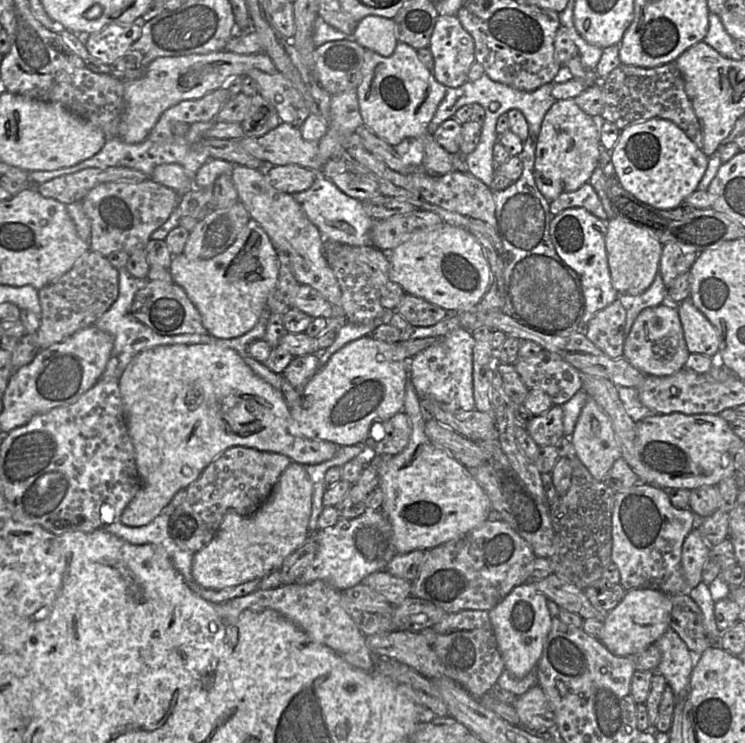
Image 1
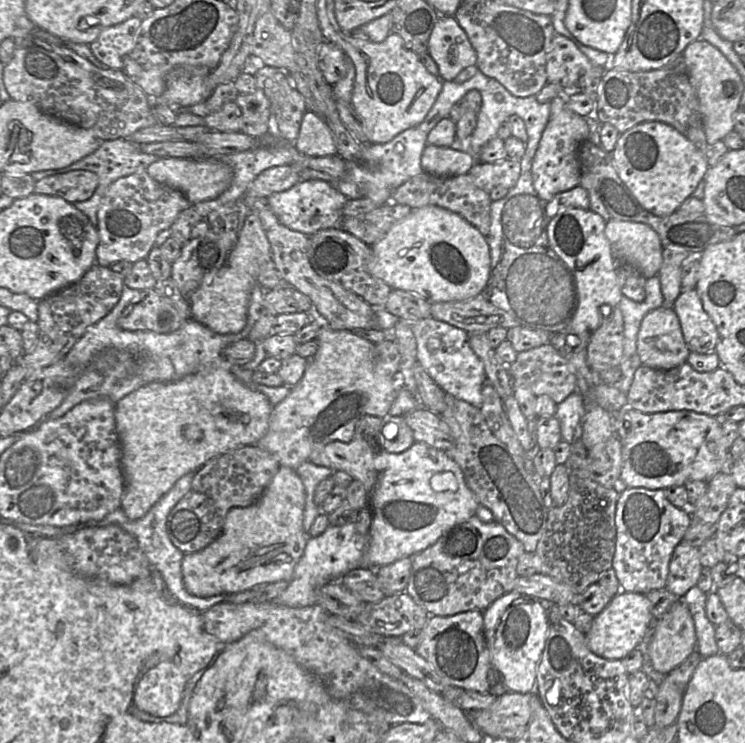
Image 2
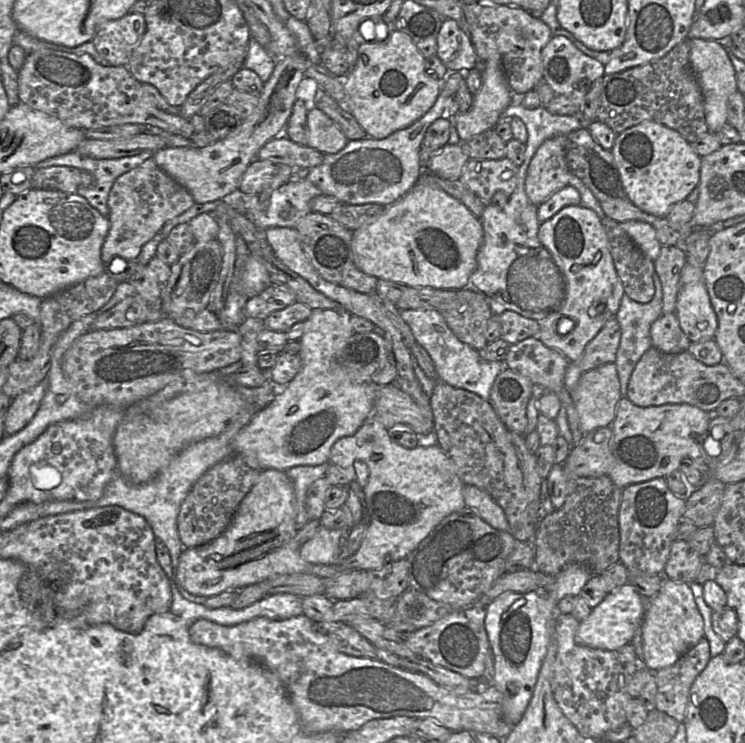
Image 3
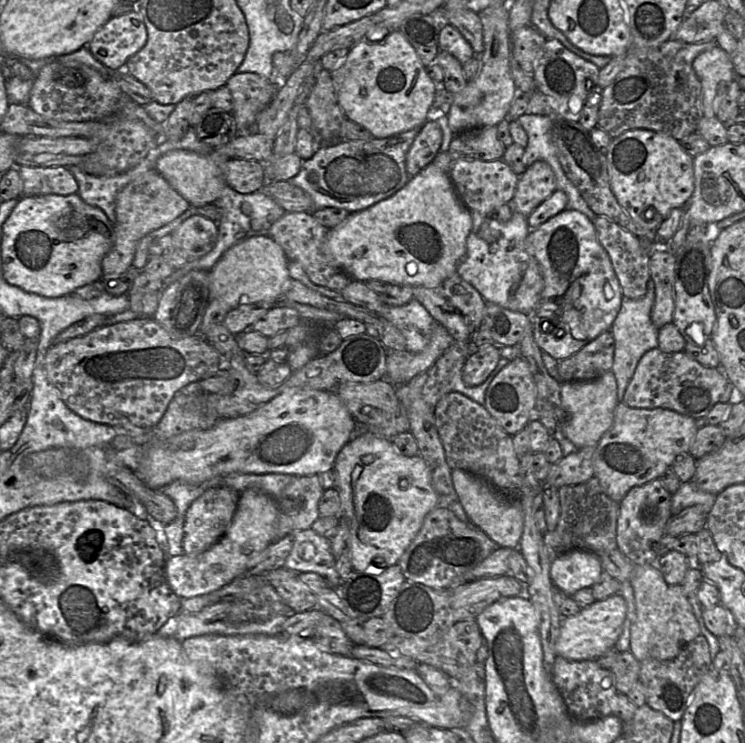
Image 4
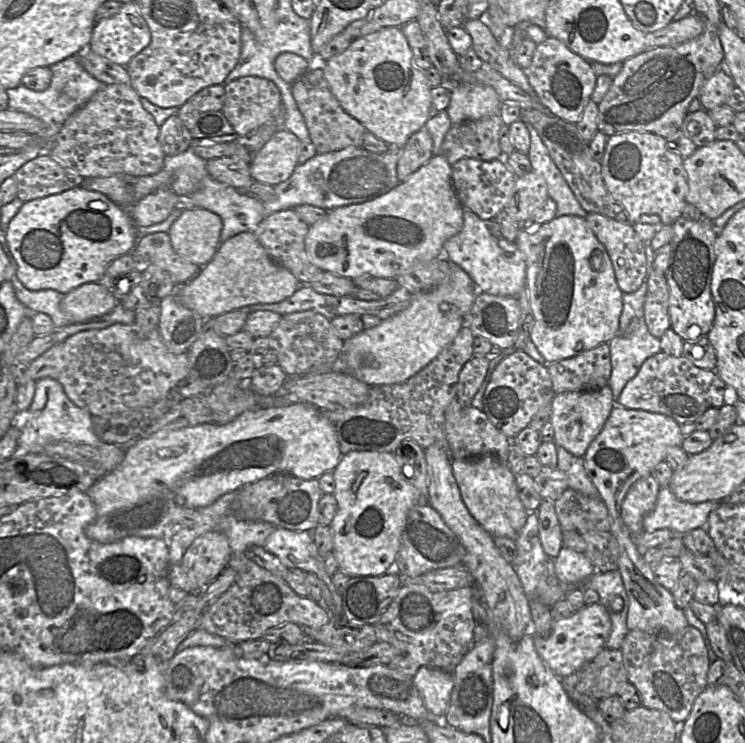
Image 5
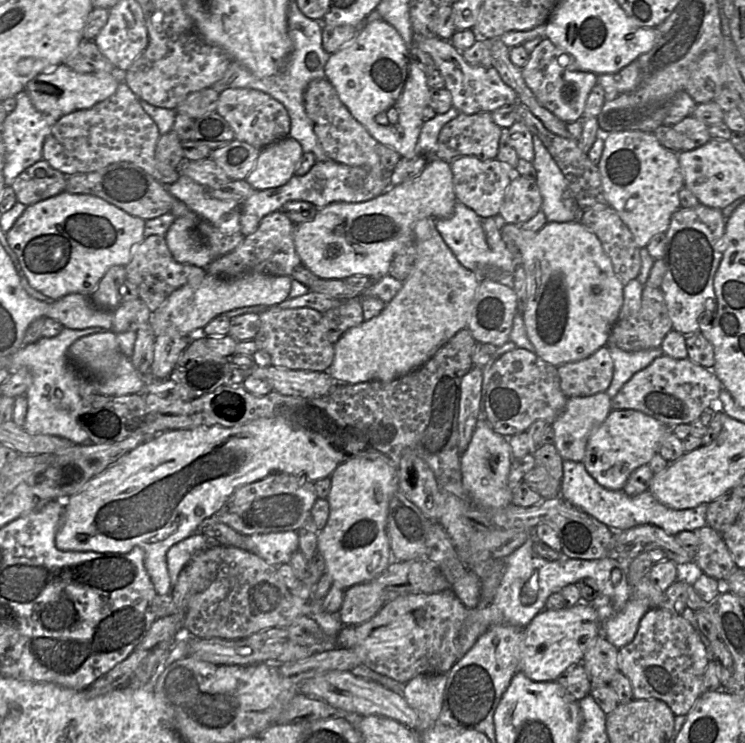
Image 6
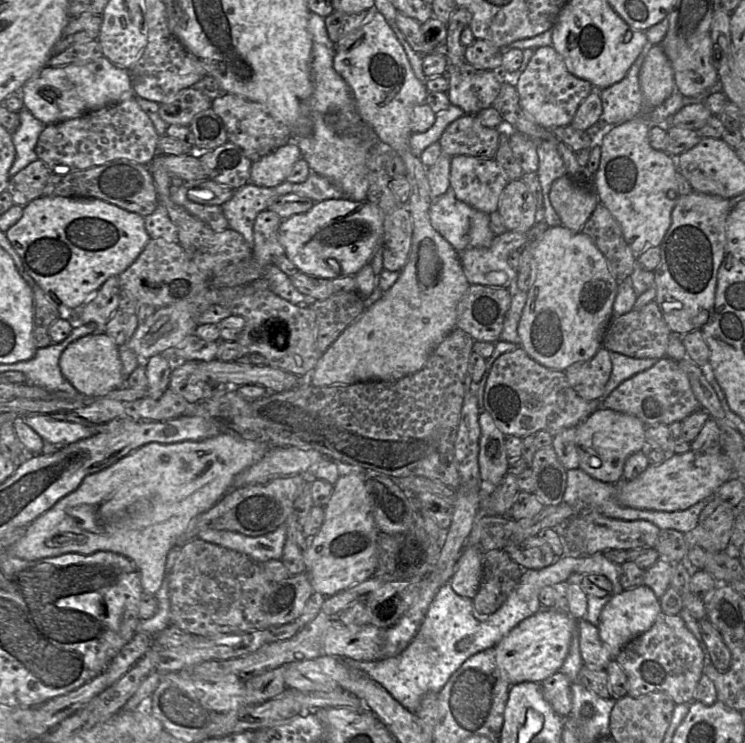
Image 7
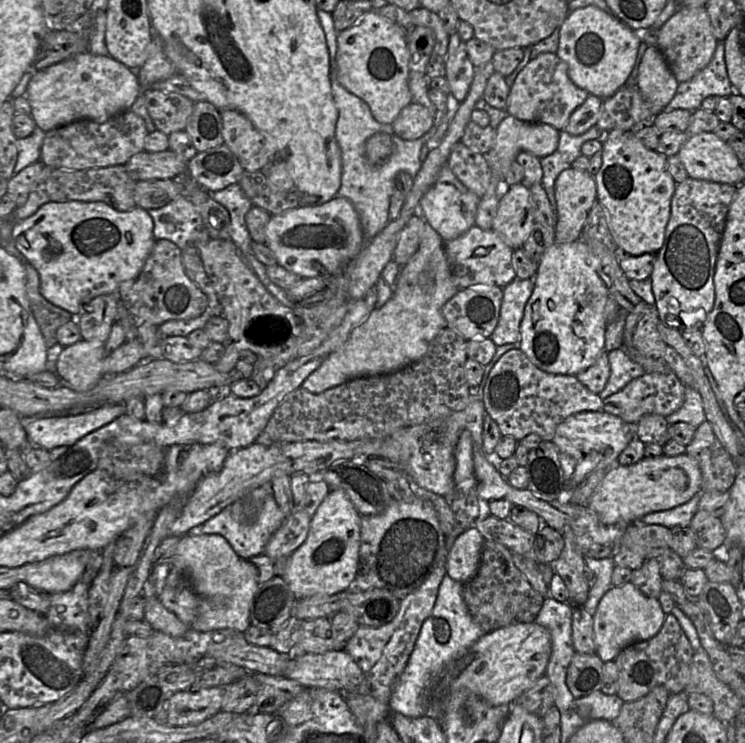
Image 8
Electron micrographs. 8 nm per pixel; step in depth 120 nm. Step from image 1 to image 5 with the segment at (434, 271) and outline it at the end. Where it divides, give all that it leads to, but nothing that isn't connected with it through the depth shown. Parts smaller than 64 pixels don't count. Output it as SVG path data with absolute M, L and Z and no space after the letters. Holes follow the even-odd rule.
M442 154L433 155L415 173L387 193L364 203L329 210L325 217L310 225L305 248L311 262L323 271L352 280L360 276L396 279L417 260L444 256L444 243L463 227L463 211L464 206L452 184L452 165Z

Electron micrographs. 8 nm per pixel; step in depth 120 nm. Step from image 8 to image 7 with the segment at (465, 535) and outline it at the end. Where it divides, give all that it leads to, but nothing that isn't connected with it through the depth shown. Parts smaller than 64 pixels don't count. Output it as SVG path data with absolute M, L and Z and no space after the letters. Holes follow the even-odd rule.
M466 547L462 551L448 582L457 595L472 600L477 594L482 574L482 555L477 547Z

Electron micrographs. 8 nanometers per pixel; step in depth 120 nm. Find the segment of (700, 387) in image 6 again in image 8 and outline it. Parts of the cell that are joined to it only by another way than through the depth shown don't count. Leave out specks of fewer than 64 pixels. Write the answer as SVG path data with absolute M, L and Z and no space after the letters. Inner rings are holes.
M670 370L663 373L646 373L604 399L603 411L618 416L630 425L636 425L647 414L659 414L666 417L683 405L685 387L676 374Z

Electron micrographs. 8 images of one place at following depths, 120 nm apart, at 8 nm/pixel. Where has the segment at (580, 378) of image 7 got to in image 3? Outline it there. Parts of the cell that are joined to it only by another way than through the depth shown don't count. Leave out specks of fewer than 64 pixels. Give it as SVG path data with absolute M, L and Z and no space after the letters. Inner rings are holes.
M613 318L586 345L580 358L572 363L580 368L582 374L602 365L615 363L620 339L620 325Z

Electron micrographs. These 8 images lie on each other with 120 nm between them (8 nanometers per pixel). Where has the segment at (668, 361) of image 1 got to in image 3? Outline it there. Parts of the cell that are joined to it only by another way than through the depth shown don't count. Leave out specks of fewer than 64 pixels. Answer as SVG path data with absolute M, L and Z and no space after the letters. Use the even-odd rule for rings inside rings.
M675 313L662 314L650 328L652 347L667 353L688 352L690 340L680 327Z

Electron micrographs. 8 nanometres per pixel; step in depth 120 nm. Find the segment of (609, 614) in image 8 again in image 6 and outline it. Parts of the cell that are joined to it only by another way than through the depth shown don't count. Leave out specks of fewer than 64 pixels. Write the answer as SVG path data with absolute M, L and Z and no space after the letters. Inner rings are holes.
M631 597L619 613L602 624L601 635L617 649L622 648L634 639L641 619L649 610L647 601Z

